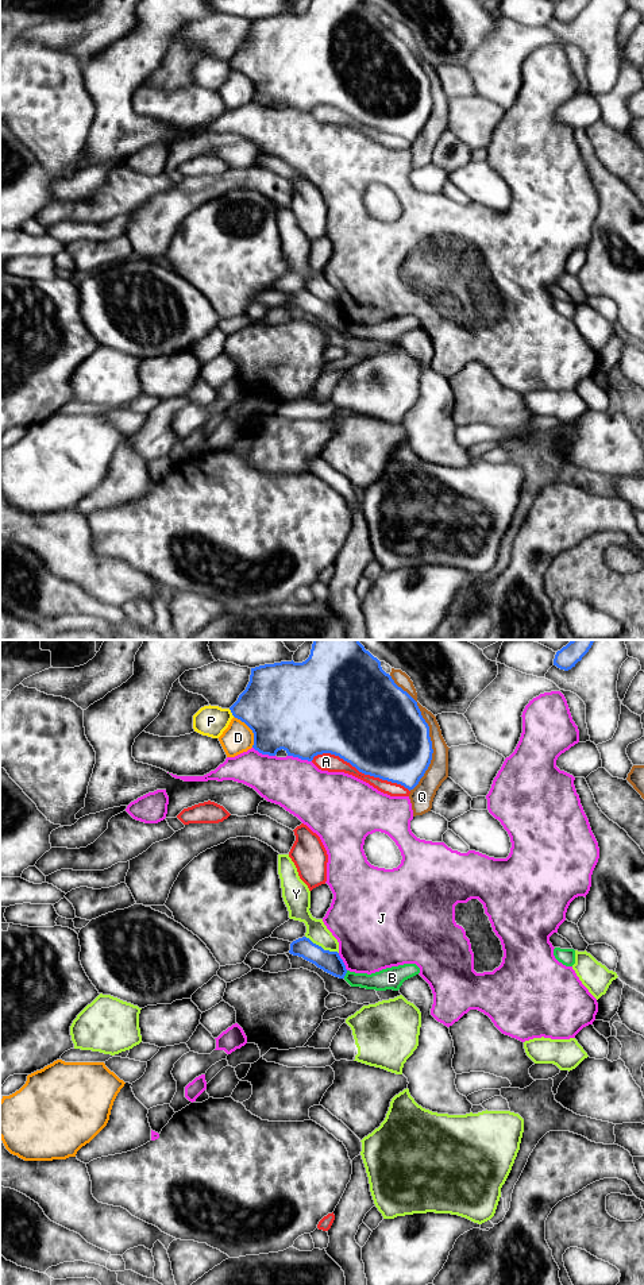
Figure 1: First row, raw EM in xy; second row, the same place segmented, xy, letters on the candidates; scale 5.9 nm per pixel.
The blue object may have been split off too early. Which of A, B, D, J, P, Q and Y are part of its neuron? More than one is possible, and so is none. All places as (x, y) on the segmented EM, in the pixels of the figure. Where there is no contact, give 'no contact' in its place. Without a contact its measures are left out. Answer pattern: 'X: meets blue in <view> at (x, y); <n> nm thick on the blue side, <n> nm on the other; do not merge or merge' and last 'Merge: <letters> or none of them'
A: meets blue in xy at (361, 771); 500 nm thick on the blue side, 110 nm on the other; do not merge
B: meets blue in xy at (344, 975); 130 nm thick on the blue side, 130 nm on the other; do not merge
D: meets blue in xy at (251, 729); 500 nm thick on the blue side, 180 nm on the other; do not merge
J: meets blue in xy at (300, 757); 480 nm thick on the blue side, 320 nm on the other; do not merge
P: meets blue in xy at (231, 712); 380 nm thick on the blue side, 180 nm on the other; do not merge
Q: meets blue in xy at (428, 732); 480 nm thick on the blue side, 130 nm on the other; do not merge
Y: meets blue in xy at (320, 946); 130 nm thick on the blue side, 120 nm on the other; do not merge
Merge: none of them

